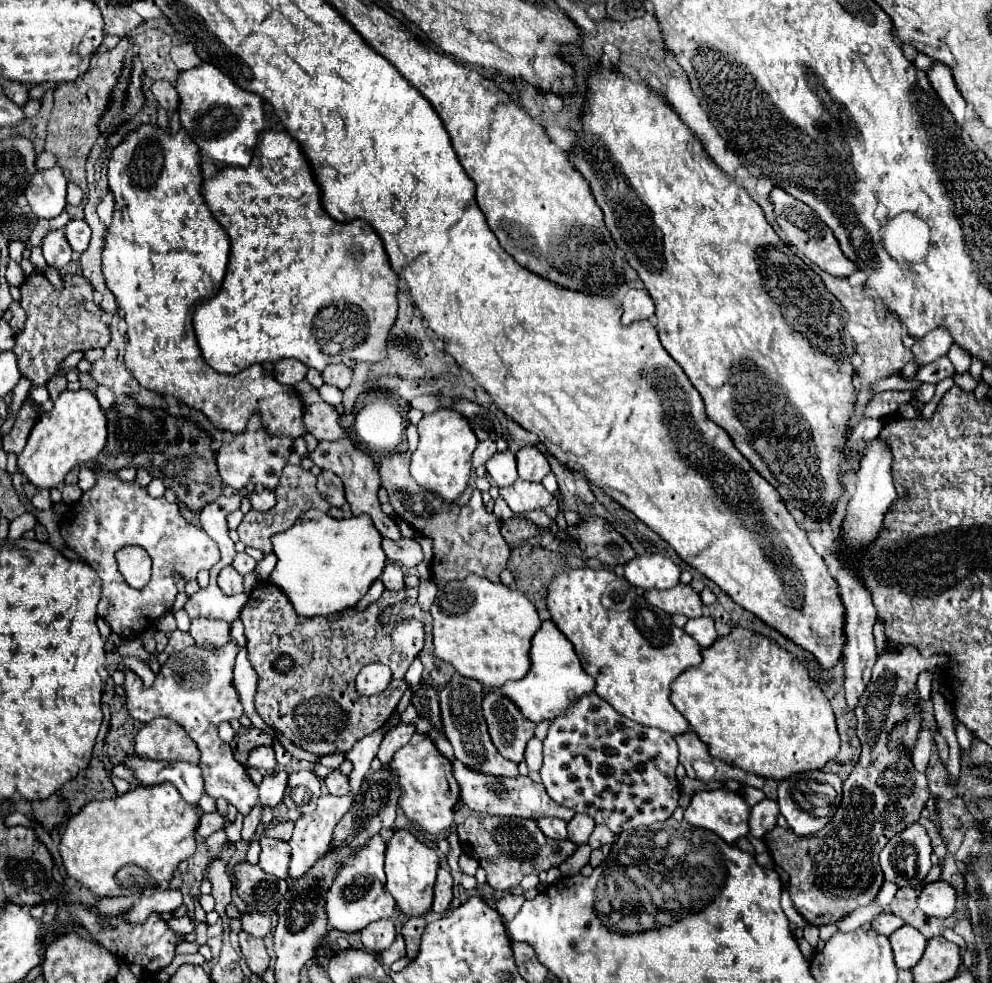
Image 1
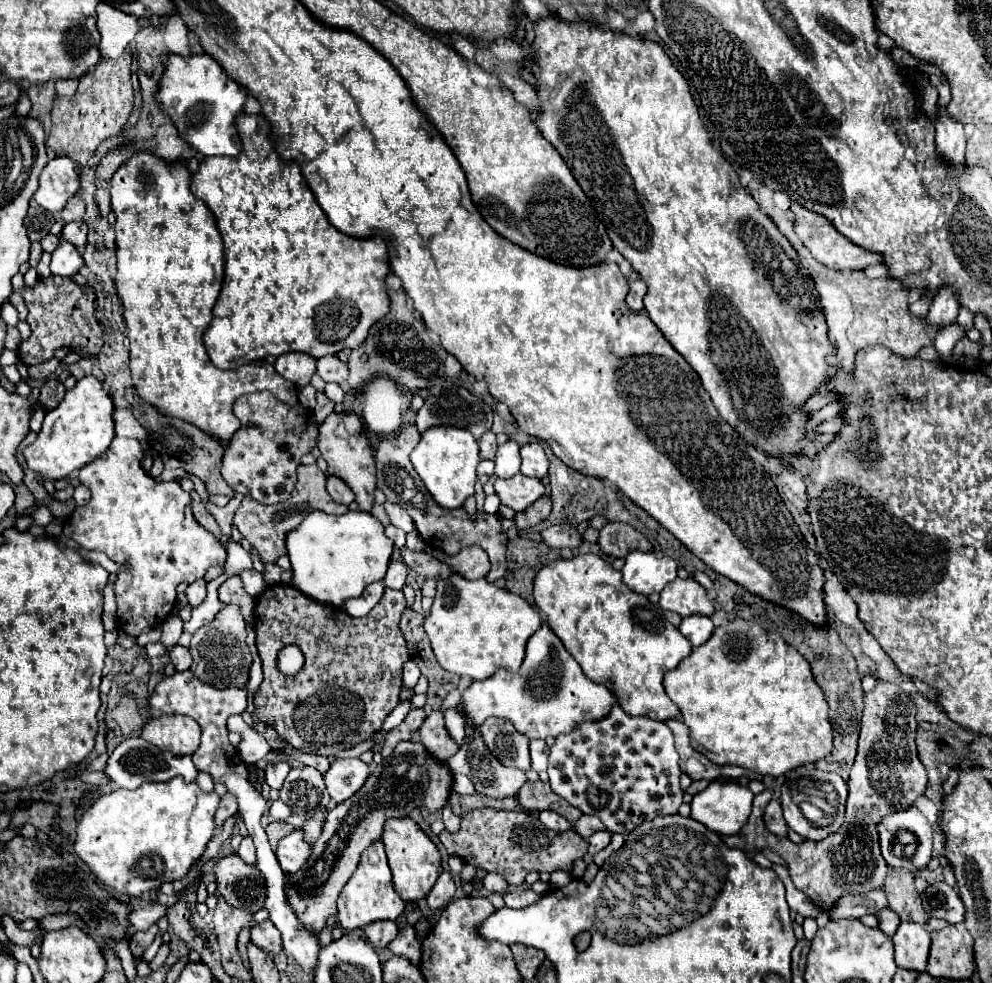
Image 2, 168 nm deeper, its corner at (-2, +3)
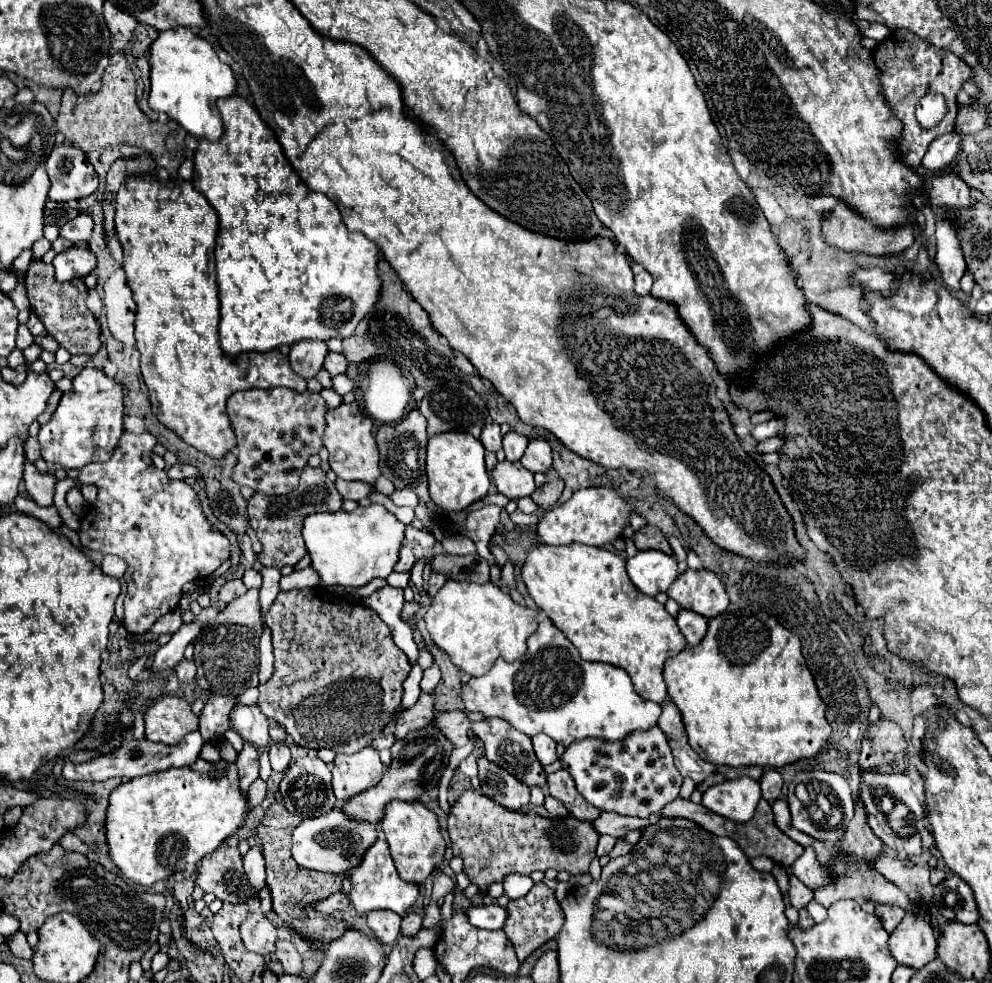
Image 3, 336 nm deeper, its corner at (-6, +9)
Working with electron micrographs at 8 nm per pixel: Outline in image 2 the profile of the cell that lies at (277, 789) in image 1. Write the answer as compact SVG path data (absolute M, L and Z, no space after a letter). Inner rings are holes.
M280 760L280 762L274 762L274 764L268 764L266 766L266 784L272 788L272 790L280 790L284 780L286 780L286 774L290 772L290 766L288 762Z

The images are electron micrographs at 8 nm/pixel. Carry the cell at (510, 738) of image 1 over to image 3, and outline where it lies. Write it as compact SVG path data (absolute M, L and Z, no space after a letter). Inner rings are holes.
M488 718L484 722L472 722L472 730L484 742L484 750L486 750L486 758L488 760L492 760L500 768L504 768L506 772L516 776L528 788L544 786L546 784L546 772L544 772L542 764L538 762L538 758L536 758L536 754L532 750L532 740L526 734L518 732L506 720L500 720L500 718Z

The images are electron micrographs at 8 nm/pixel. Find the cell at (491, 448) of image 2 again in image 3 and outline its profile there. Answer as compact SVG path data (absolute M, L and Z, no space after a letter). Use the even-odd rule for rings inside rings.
M488 422L482 430L480 442L484 444L484 448L488 452L498 452L502 448L502 434L500 434L500 426L496 422Z

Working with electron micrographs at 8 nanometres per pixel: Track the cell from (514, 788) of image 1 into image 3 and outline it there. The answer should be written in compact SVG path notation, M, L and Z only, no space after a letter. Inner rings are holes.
M558 770L554 774L548 774L548 790L550 796L558 798L570 814L574 814L578 820L596 820L600 816L600 810L592 804L586 804L582 794L574 788L574 780L566 770Z

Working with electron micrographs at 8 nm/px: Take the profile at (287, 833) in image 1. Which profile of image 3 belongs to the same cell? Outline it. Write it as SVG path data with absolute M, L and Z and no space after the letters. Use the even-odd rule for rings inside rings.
M272 802L270 808L266 810L266 816L262 818L262 822L256 828L258 838L262 840L262 854L266 858L266 874L268 874L268 888L272 892L272 904L274 904L274 912L288 922L290 926L294 926L304 938L312 940L312 948L326 948L332 940L336 940L340 934L344 934L348 930L346 922L338 922L334 920L330 914L322 914L318 910L314 910L310 904L324 900L328 896L332 896L334 892L338 892L342 888L342 874L322 874L322 872L312 872L312 870L304 870L300 868L292 854L292 830L302 822L300 816L290 814L280 802Z

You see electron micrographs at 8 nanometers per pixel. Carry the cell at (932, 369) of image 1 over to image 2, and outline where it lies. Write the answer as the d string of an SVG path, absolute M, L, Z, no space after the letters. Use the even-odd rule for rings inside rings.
M958 324L948 326L946 330L942 330L942 332L936 336L936 340L934 340L934 348L938 350L940 364L950 362L950 356L952 356L952 352L954 352L956 342L962 340L962 338L964 338L964 330L962 330Z

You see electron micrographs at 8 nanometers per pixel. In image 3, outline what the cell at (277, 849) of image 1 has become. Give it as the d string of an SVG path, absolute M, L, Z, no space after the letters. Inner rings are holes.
M330 810L318 818L306 818L300 826L294 828L292 834L292 858L306 870L332 872L332 874L348 874L350 868L356 868L366 854L366 848L378 840L376 824L358 824L358 820L350 820L344 812Z

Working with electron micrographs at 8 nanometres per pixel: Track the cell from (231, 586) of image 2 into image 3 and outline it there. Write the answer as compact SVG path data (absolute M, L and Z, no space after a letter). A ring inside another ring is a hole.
M228 580L222 588L220 588L220 594L218 594L218 600L222 604L230 604L232 600L236 600L238 596L242 596L248 588L244 586L242 580Z

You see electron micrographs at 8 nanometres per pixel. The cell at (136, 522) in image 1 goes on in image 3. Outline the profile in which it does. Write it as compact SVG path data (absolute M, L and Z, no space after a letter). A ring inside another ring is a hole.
M124 432L108 462L86 464L78 476L82 484L92 484L98 488L96 504L90 506L88 514L82 518L82 546L100 550L102 554L116 554L126 562L124 580L128 584L128 592L124 598L124 628L130 634L150 632L152 624L160 616L176 610L186 582L206 580L222 562L230 558L228 538L206 520L198 494L192 490L192 486L188 486L184 480L168 478L164 470L158 470L152 464L144 464L142 454L154 446L156 438L150 432L140 436Z

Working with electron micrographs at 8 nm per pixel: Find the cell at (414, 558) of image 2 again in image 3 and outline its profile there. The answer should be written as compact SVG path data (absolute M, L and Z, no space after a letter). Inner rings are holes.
M436 554L430 566L432 570L448 576L450 580L468 580L476 584L490 582L490 566L478 554L470 554L470 556Z

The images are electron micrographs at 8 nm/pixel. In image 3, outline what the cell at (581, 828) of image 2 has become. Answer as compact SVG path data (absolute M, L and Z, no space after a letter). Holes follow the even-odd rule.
M602 812L592 824L594 824L594 828L596 828L600 834L610 834L610 836L614 836L614 838L624 838L630 830L650 826L650 820L648 820L648 818L632 818L632 816Z

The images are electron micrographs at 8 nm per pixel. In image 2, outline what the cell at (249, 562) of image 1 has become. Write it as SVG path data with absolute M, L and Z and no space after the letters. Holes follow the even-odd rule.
M254 568L250 570L242 570L240 572L240 578L242 578L242 584L244 584L244 590L250 594L250 596L258 596L262 590L264 590L264 580L262 580L262 574Z

